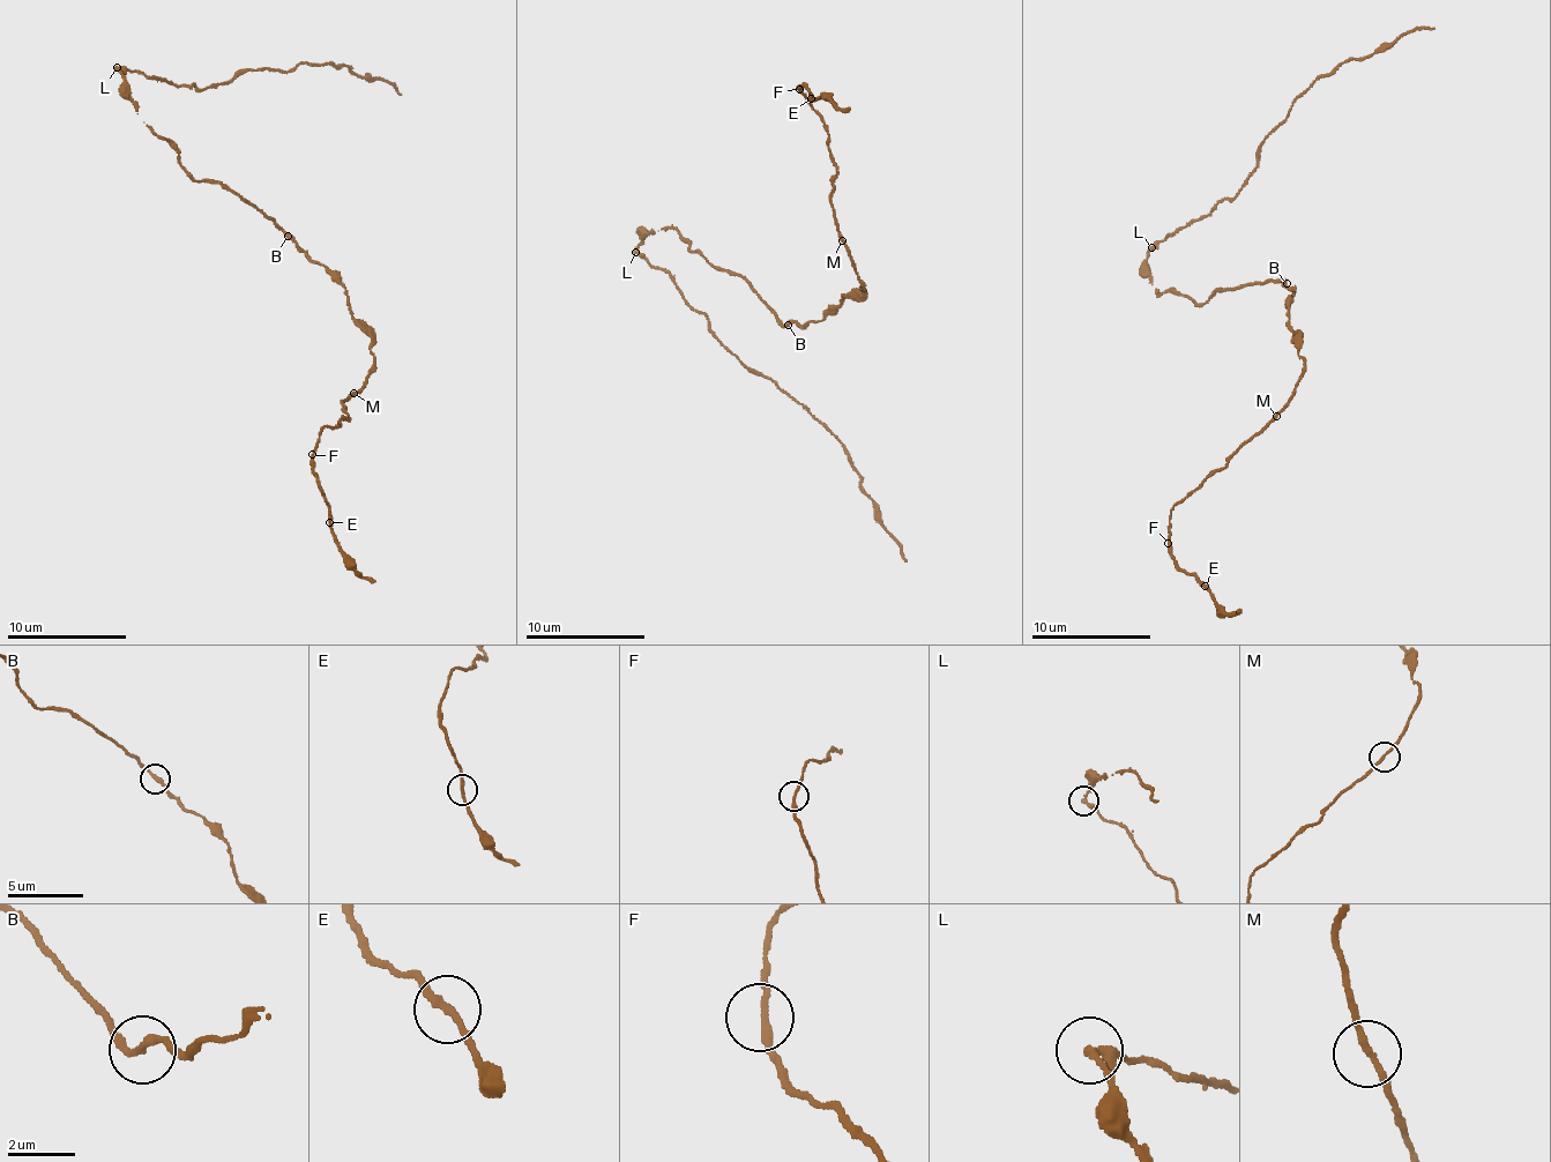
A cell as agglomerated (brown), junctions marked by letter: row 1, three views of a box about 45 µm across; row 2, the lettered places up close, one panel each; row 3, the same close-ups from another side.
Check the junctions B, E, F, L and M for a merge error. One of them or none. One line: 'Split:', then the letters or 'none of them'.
Split: L

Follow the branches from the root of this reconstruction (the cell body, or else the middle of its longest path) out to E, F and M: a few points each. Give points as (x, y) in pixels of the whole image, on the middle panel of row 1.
E: (744, 278), (780, 321), (804, 326), (864, 291), (830, 202), (827, 129), (798, 83), (811, 98)
F: (744, 278), (780, 321), (804, 326), (842, 293), (864, 291), (830, 202), (837, 165), (827, 129), (799, 89)
M: (744, 278), (780, 321), (804, 326), (815, 322), (841, 304), (842, 293), (864, 291), (850, 252), (841, 239)

